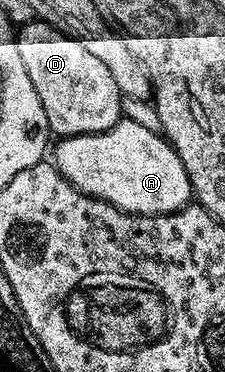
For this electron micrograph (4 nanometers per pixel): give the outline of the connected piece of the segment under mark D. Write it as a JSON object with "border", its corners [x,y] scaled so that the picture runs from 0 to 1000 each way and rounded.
{"border":[[[191,56],[111,62],[71,94],[80,153],[98,153],[98,175],[116,175],[116,199],[133,207],[133,228],[151,228],[151,250],[169,250],[169,272],[187,272],[187,293],[204,293],[204,325],[218,355],[249,368],[307,363],[396,363],[480,352],[533,328],[542,301],[533,277],[542,258],[524,228],[507,228],[507,207],[489,207],[489,185],[364,121],[364,110],[316,105],[302,94],[240,81],[222,65]]]}

